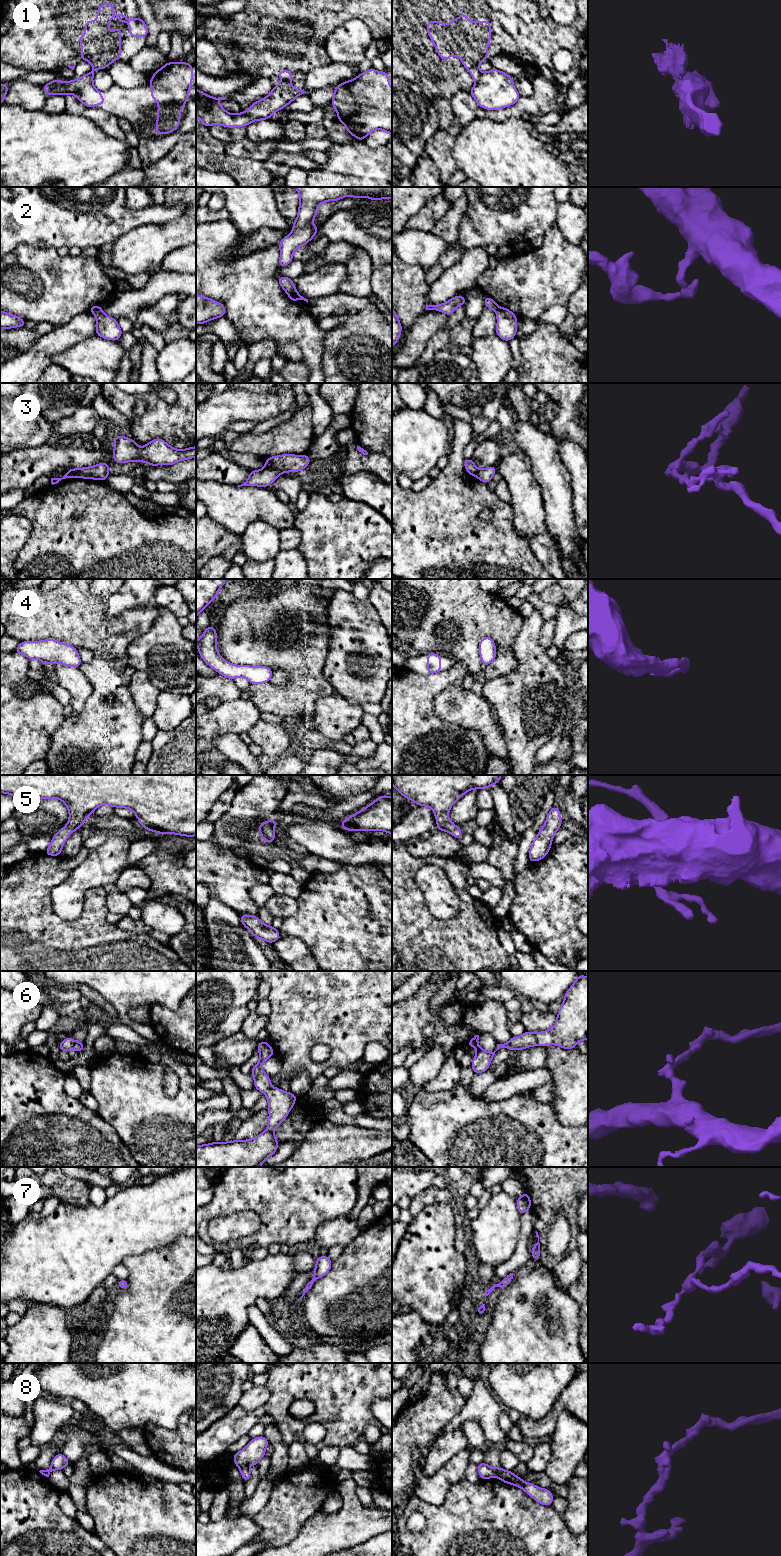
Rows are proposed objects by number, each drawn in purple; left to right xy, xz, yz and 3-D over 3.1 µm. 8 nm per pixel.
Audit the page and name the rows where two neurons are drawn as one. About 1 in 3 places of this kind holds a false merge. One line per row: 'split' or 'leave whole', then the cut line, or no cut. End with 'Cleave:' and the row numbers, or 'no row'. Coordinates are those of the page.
1: split | yz (481, 73), (476, 82)
2: split | xz (295, 290), (287, 293)
3: split | xz (265, 466), (276, 469), (280, 473)
4: leave whole | no cut
5: leave whole | no cut
6: leave whole | no cut
7: leave whole | no cut
8: split | xz (247, 1465), (239, 1466)
Cleave: 1, 2, 3, 8

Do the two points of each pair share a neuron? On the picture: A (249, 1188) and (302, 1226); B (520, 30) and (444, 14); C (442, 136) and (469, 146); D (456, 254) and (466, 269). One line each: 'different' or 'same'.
A: same
B: same
C: different
D: different

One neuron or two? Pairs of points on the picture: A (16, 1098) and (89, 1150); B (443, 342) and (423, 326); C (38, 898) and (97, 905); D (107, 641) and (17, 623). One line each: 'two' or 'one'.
A: one
B: two
C: one
D: one

